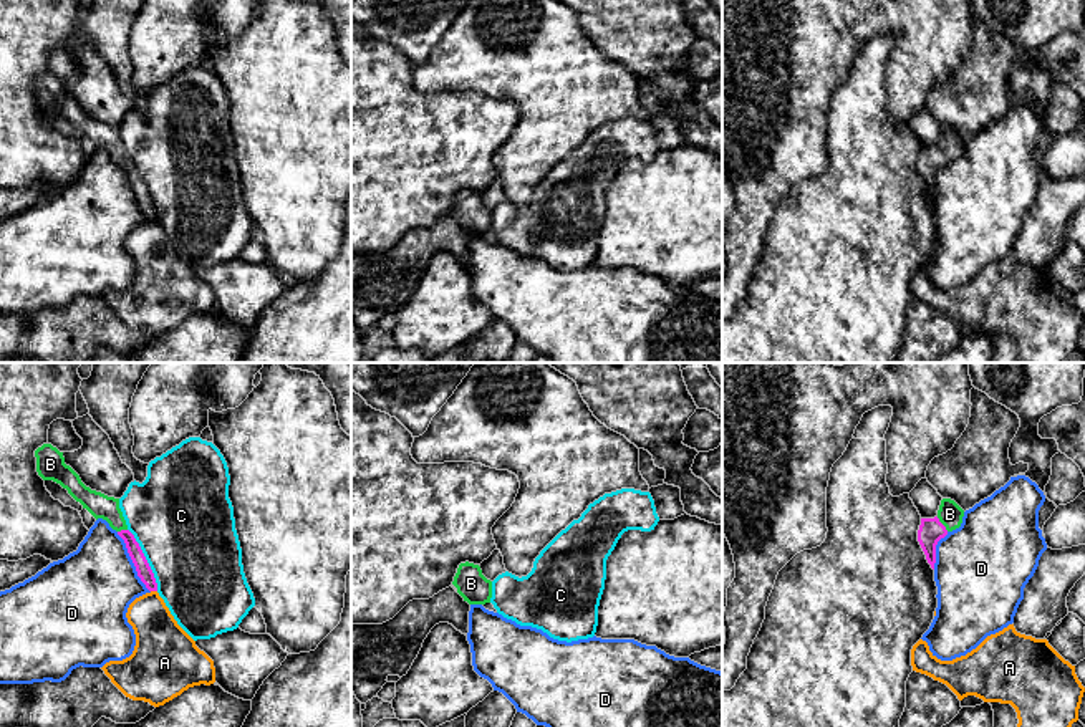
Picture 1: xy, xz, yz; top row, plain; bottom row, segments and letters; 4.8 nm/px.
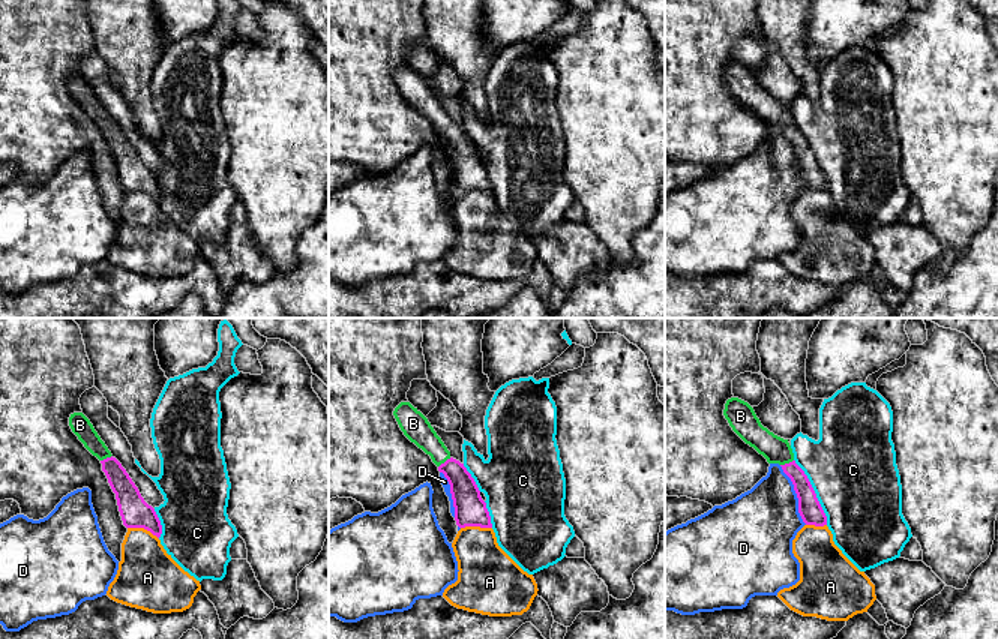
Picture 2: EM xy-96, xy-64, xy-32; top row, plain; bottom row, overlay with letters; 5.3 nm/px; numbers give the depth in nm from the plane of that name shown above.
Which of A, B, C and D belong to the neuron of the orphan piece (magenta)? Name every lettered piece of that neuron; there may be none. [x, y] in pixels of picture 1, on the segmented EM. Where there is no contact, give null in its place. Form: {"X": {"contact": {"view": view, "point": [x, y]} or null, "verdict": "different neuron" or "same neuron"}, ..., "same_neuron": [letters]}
{"A": {"contact": {"view": "xy", "point": [154, 590]}, "verdict": "different neuron"}, "B": {"contact": {"view": "yz", "point": [941, 524]}, "verdict": "same neuron"}, "C": {"contact": {"view": "xy", "point": [146, 560]}, "verdict": "different neuron"}, "D": {"contact": {"view": "xy", "point": [133, 562]}, "verdict": "different neuron"}, "same_neuron": ["B"]}

